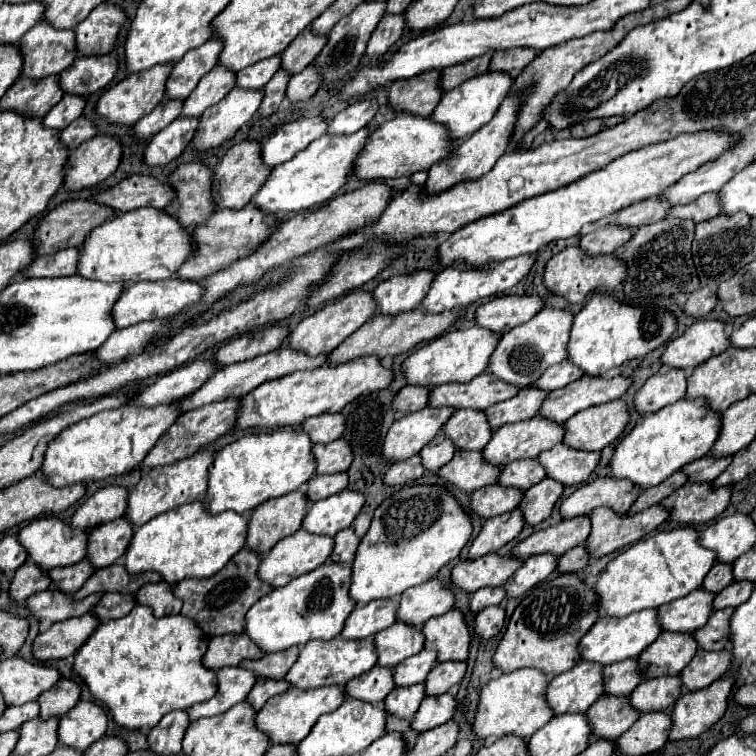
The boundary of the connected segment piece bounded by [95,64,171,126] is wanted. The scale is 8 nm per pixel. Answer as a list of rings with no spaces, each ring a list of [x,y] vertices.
[[[171,64],[165,66],[153,66],[153,70],[143,70],[141,74],[127,76],[119,84],[111,86],[101,94],[95,106],[95,114],[105,118],[109,124],[119,124],[119,126],[133,126],[137,120],[147,116],[161,100],[163,100],[163,90],[165,90],[165,80],[169,76]]]

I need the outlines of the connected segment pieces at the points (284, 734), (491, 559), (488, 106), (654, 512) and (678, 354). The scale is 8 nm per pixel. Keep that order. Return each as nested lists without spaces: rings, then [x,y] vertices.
[[[323,686],[323,688],[315,688],[315,690],[289,688],[285,694],[273,696],[257,712],[255,726],[269,738],[271,744],[293,744],[293,746],[297,746],[311,732],[311,726],[319,720],[319,716],[337,710],[343,700],[345,700],[345,694],[343,694],[343,688],[339,688],[339,686]]]
[[[485,554],[471,562],[457,564],[451,572],[451,586],[461,588],[467,594],[485,586],[495,588],[495,586],[501,586],[521,564],[523,560],[519,558]]]
[[[485,72],[481,76],[469,78],[461,86],[443,94],[443,98],[441,98],[439,106],[433,110],[431,118],[435,122],[441,122],[443,126],[447,126],[453,138],[465,138],[465,136],[477,132],[481,126],[485,126],[493,118],[493,114],[499,110],[501,102],[505,100],[511,84],[513,84],[513,78],[509,78],[509,74],[497,74],[497,72]]]
[[[659,504],[631,518],[619,516],[609,508],[597,508],[589,514],[591,534],[589,540],[585,540],[587,554],[589,558],[601,558],[625,546],[631,546],[653,532],[665,518],[667,512],[661,510]]]
[[[701,320],[691,324],[681,336],[663,348],[661,364],[679,370],[691,370],[727,348],[729,338],[725,334],[725,324],[719,320]]]

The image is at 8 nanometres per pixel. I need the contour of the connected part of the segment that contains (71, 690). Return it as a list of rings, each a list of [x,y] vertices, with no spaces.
[[[61,678],[53,688],[45,690],[45,694],[41,694],[37,698],[39,708],[41,708],[39,718],[45,718],[45,720],[51,716],[61,718],[79,702],[79,692],[81,690],[75,682]]]

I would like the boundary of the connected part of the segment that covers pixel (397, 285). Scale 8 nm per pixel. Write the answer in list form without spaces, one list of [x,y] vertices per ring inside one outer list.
[[[415,272],[407,276],[393,276],[385,282],[381,282],[373,290],[373,298],[377,304],[377,314],[383,316],[397,316],[401,312],[415,310],[423,296],[429,290],[429,284],[433,280],[433,272]]]

